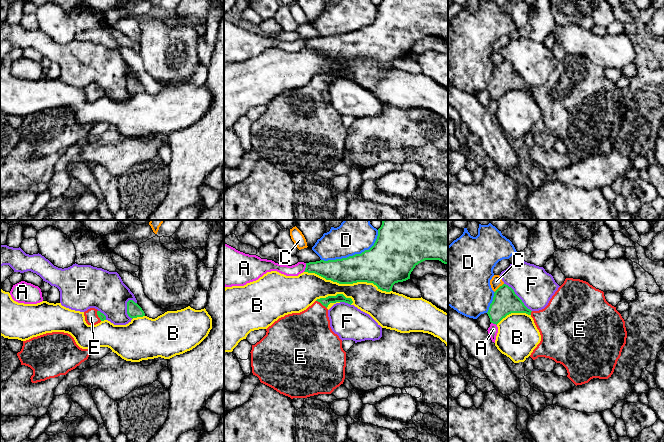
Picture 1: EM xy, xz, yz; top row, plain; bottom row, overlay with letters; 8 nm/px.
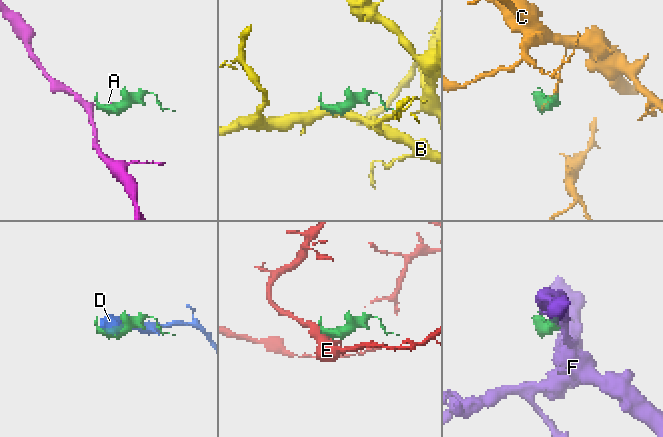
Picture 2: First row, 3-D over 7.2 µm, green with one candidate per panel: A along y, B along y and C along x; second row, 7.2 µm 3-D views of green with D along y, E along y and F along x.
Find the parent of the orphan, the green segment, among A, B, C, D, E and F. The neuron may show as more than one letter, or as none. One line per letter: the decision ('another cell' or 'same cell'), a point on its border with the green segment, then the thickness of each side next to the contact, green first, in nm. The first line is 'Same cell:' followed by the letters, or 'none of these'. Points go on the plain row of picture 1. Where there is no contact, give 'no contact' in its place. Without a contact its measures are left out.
Same cell: E
A: another cell | xz (306, 43) | 180/90 nm
B: another cell | xz (348, 59) | 280/220 nm
C: another cell | yz (499, 63) | 200/90 nm
D: another cell | xz (355, 30) | 360/260 nm
E: same cell | xz (321, 79) | 70/340 nm
F: another cell | yz (517, 72) | 200/300 nm

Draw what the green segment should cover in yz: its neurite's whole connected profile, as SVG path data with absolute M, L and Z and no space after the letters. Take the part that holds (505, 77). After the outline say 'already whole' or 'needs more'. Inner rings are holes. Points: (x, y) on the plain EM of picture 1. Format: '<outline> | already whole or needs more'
M566 54L548 81L539 87L528 85L514 66L503 60L495 67L487 90L490 98L497 101L511 89L530 91L540 108L541 117L530 133L545 133L562 140L576 162L593 154L611 153L626 120L627 107L621 90L606 77L603 67L580 55Z | needs more

